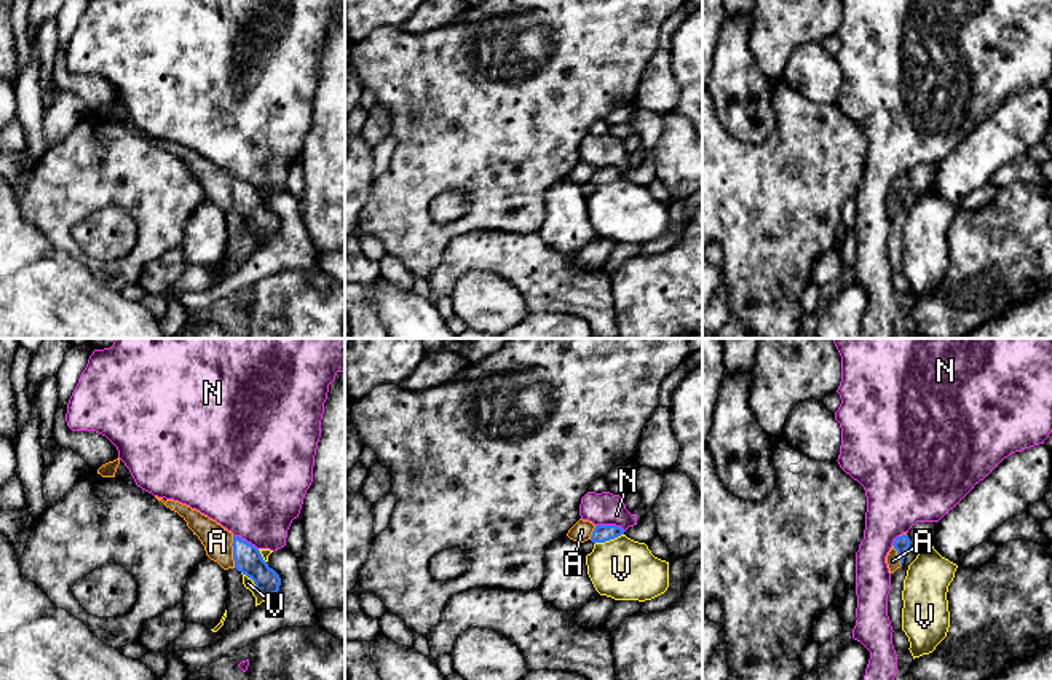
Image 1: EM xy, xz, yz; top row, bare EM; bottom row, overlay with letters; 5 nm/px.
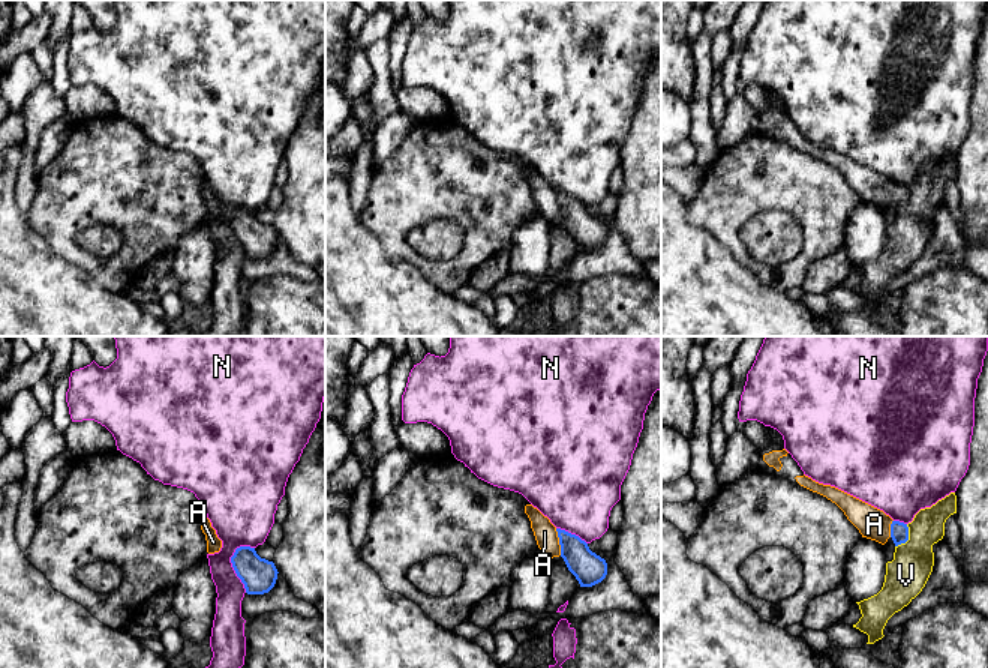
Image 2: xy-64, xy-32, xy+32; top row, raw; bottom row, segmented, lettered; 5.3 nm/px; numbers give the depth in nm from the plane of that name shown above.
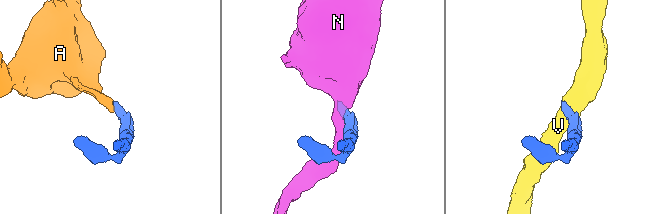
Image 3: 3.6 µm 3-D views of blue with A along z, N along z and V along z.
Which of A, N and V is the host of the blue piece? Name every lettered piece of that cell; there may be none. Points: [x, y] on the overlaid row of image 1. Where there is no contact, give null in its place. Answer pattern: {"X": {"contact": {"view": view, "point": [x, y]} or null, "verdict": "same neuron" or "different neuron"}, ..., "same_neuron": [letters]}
{"A": {"contact": {"view": "xy", "point": [233, 553]}, "verdict": "same neuron"}, "N": {"contact": {"view": "xz", "point": [610, 525]}, "verdict": "different neuron"}, "V": {"contact": {"view": "xy", "point": [254, 583]}, "verdict": "different neuron"}, "same_neuron": ["A"]}

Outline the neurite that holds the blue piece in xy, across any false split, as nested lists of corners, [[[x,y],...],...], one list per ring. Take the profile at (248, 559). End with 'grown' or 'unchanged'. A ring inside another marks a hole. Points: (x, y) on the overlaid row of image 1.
[[[155,496],[166,508],[177,512],[187,527],[204,546],[206,555],[223,570],[236,568],[255,584],[257,592],[267,600],[279,591],[281,578],[268,567],[260,551],[246,540],[235,536],[216,520],[174,500]]]; grown

